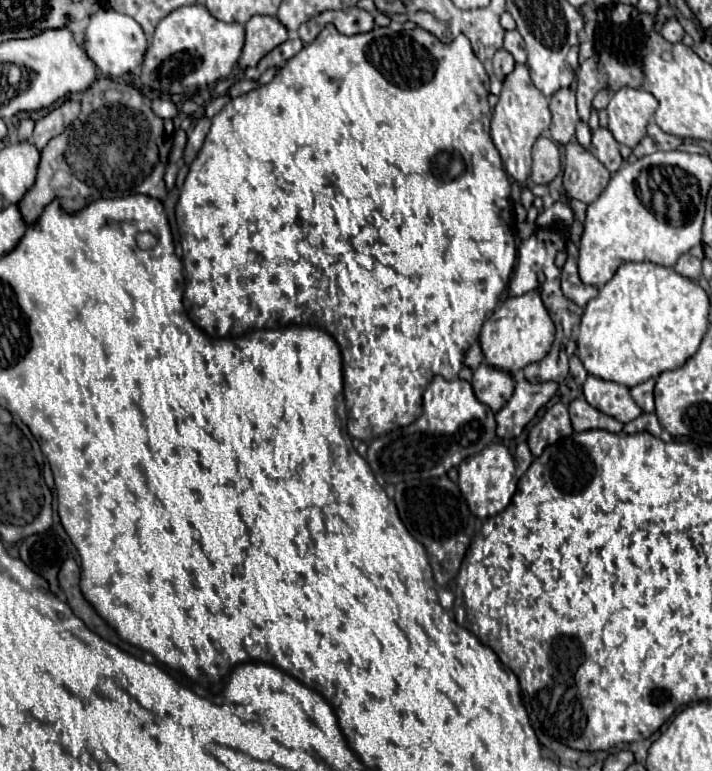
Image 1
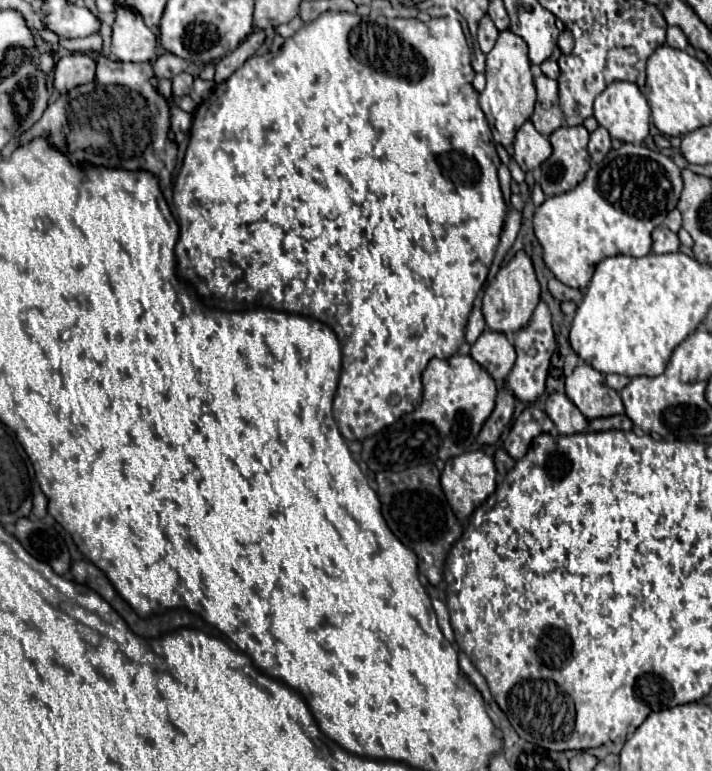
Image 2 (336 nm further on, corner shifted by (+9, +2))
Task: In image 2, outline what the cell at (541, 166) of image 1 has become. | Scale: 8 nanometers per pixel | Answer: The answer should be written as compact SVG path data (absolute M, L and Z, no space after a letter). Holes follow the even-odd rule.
M524 122L514 138L514 160L524 172L538 168L552 154L546 136L536 132L532 122Z

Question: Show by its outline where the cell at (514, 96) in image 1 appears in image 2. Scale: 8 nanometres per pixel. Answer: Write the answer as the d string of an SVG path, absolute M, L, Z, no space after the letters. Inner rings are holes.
M502 30L494 48L486 54L486 88L480 92L480 108L490 124L492 136L498 144L508 146L514 142L516 130L532 116L536 102L534 80L530 72L530 58L526 42L510 30Z

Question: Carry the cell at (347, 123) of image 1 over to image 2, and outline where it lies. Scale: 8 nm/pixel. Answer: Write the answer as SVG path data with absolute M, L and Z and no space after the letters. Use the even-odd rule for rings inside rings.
M324 12L320 14L316 20L312 20L310 24L304 24L294 36L286 38L286 42L282 44L282 48L278 50L278 54L268 60L262 62L262 56L252 56L250 60L246 60L246 64L242 64L242 68L238 68L238 72L234 72L230 78L226 78L222 84L218 84L214 88L214 94L204 100L196 112L194 112L194 126L190 130L190 144L182 162L182 170L174 182L174 206L176 206L177 220L180 222L180 238L176 242L176 258L178 258L178 272L180 276L198 292L198 296L202 298L202 302L222 308L222 310L230 310L230 312L240 312L240 310L250 310L250 308L272 308L272 310L280 310L280 312L294 312L306 318L314 318L320 320L324 324L328 324L342 346L342 374L340 374L340 382L338 382L338 392L334 398L334 418L338 424L340 434L346 440L364 440L368 436L374 436L376 432L380 432L382 428L390 426L392 422L396 422L402 415L415 410L420 404L422 398L422 370L426 368L426 364L430 362L430 358L440 356L440 358L450 358L458 352L460 344L464 342L464 328L468 322L468 314L472 310L472 304L476 300L476 294L480 292L490 264L494 260L494 252L498 248L500 242L500 232L504 228L504 220L508 214L500 184L498 184L498 166L496 162L500 160L496 156L496 142L486 140L492 138L490 126L484 118L484 112L478 106L478 92L472 88L472 78L474 78L474 70L470 66L470 48L468 42L464 38L462 26L458 20L452 18L432 18L428 22L420 22L416 18L384 18L384 16L376 16L376 18L362 18L358 14L348 14L348 12Z

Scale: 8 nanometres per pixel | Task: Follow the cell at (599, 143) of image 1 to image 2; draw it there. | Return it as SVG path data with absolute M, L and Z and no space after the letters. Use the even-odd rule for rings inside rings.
M596 128L590 134L590 144L588 144L588 152L592 156L594 162L602 162L604 156L610 152L610 134L606 128Z

